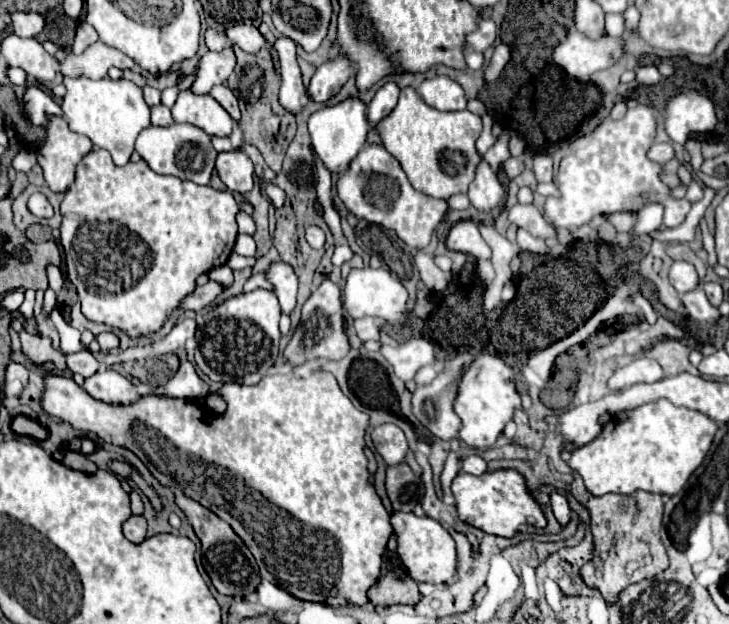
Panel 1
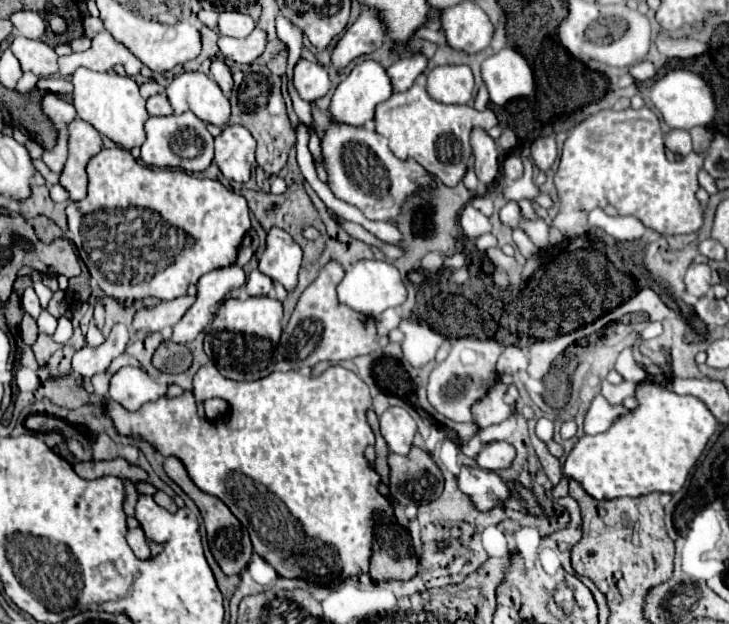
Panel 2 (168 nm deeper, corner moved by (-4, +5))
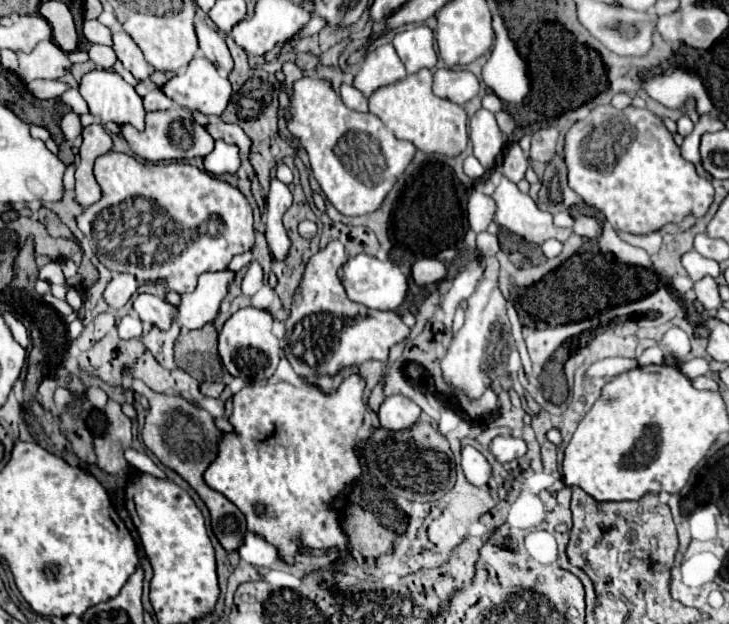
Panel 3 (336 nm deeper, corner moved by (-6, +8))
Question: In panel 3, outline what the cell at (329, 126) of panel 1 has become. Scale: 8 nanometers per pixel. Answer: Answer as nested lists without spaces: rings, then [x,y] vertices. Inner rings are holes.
[[[387,42],[367,54],[365,62],[359,68],[359,74],[355,76],[353,86],[357,86],[365,96],[369,96],[373,90],[385,84],[393,84],[405,76],[405,66],[401,64],[393,44]]]

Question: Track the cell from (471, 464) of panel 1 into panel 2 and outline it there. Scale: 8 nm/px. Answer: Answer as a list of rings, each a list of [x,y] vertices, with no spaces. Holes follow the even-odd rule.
[[[495,441],[495,443],[487,443],[481,447],[479,455],[477,455],[477,465],[481,469],[489,469],[489,471],[499,471],[511,465],[515,457],[515,449],[509,443],[503,441]]]

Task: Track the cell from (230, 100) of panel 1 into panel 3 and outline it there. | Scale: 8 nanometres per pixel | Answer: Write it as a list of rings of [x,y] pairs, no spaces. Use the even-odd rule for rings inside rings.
[[[203,20],[195,22],[195,32],[197,32],[199,48],[201,48],[203,56],[209,58],[219,68],[221,74],[229,74],[233,68],[233,60],[231,60],[229,48],[227,48],[225,40],[221,38],[221,34],[215,28],[211,28],[209,24],[205,24]]]

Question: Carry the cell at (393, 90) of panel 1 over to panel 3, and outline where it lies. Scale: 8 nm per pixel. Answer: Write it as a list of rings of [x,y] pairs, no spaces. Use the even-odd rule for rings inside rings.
[[[415,26],[401,30],[393,36],[393,46],[403,60],[409,74],[415,74],[421,68],[435,68],[437,54],[433,50],[433,30],[427,26]]]

